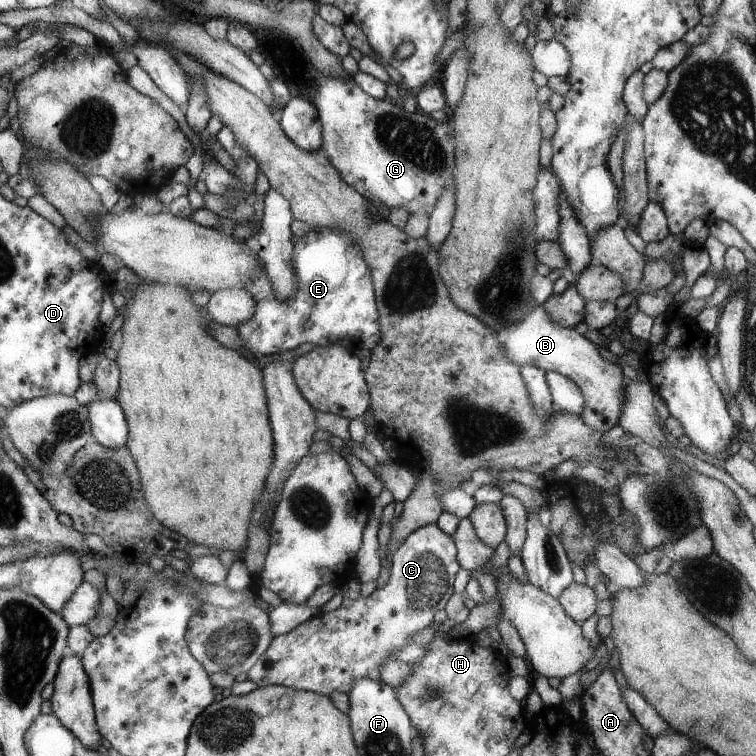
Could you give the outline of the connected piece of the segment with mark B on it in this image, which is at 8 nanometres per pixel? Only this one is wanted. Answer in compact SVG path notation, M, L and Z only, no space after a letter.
M536 305L520 322L510 324L508 330L504 328L504 333L497 333L503 340L502 348L506 348L506 354L516 365L532 364L546 372L556 371L570 377L585 393L585 410L580 414L582 420L598 433L608 432L619 424L625 410L627 390L622 370L616 363L600 358L596 346L590 340L584 340L582 334L573 328L564 328L552 319L544 305Z

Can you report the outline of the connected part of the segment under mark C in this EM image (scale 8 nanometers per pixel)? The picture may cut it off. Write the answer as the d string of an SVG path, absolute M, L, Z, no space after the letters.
M426 524L411 532L390 560L390 577L382 588L377 588L366 598L344 599L336 610L321 613L296 626L292 632L272 639L266 652L250 668L247 678L256 686L282 685L319 695L330 696L332 692L348 694L354 680L370 678L381 680L382 664L393 660L394 652L412 643L412 636L432 624L434 615L446 606L453 594L456 573L461 569L457 559L459 546L449 533L442 532L438 524Z

